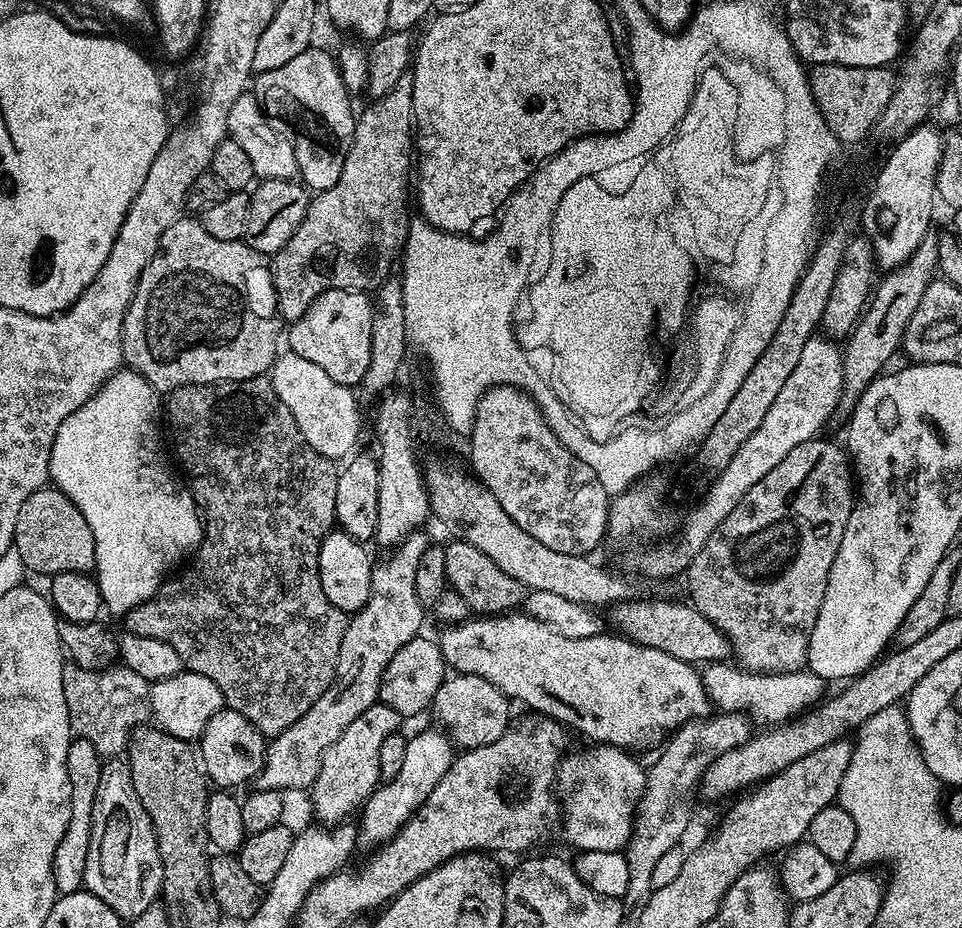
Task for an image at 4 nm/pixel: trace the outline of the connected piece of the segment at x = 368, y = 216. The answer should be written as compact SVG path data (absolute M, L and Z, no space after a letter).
M401 86L390 90L390 94L375 97L371 101L372 105L356 116L356 129L352 135L352 141L348 147L348 153L344 159L342 166L342 174L338 174L338 182L334 182L334 186L330 186L330 190L325 192L317 192L308 201L308 209L302 218L302 222L298 226L298 230L294 230L294 234L290 238L290 242L286 242L286 246L282 246L280 252L275 253L274 259L271 261L272 281L276 287L276 307L279 315L285 321L291 322L298 319L302 314L306 314L306 310L310 306L310 302L314 302L314 298L318 298L318 294L322 294L327 288L353 288L356 292L368 292L376 290L380 287L385 279L393 275L395 266L401 259L404 243L408 237L408 226L410 223L410 215L408 216L408 200L410 204L410 173L414 168L414 121L412 118L412 89L408 86Z

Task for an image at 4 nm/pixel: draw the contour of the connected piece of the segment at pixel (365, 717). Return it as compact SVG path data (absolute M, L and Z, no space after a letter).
M375 703L370 710L358 714L346 731L340 735L338 742L326 750L322 758L322 770L318 770L318 778L313 782L310 795L312 795L312 812L317 816L319 823L324 826L335 826L345 823L352 811L363 805L364 801L376 791L381 783L378 770L378 753L382 751L382 742L392 732L399 732L402 728L402 718L398 710L390 710L390 706Z

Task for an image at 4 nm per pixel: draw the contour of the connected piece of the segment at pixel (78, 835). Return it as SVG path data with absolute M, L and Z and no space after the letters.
M73 739L70 750L66 754L66 770L70 778L70 822L66 826L66 834L62 834L62 842L58 842L58 850L54 850L54 886L61 896L78 892L84 888L86 874L86 854L90 850L90 834L92 833L92 811L94 798L98 794L100 781L100 765L102 758L90 742Z

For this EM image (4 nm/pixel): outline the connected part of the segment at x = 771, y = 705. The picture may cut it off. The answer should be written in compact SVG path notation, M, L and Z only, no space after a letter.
M732 662L707 665L703 669L702 679L709 701L715 707L717 704L720 712L742 712L753 721L761 720L764 726L779 726L811 709L825 695L826 688L826 682L821 676L807 670L749 672Z

